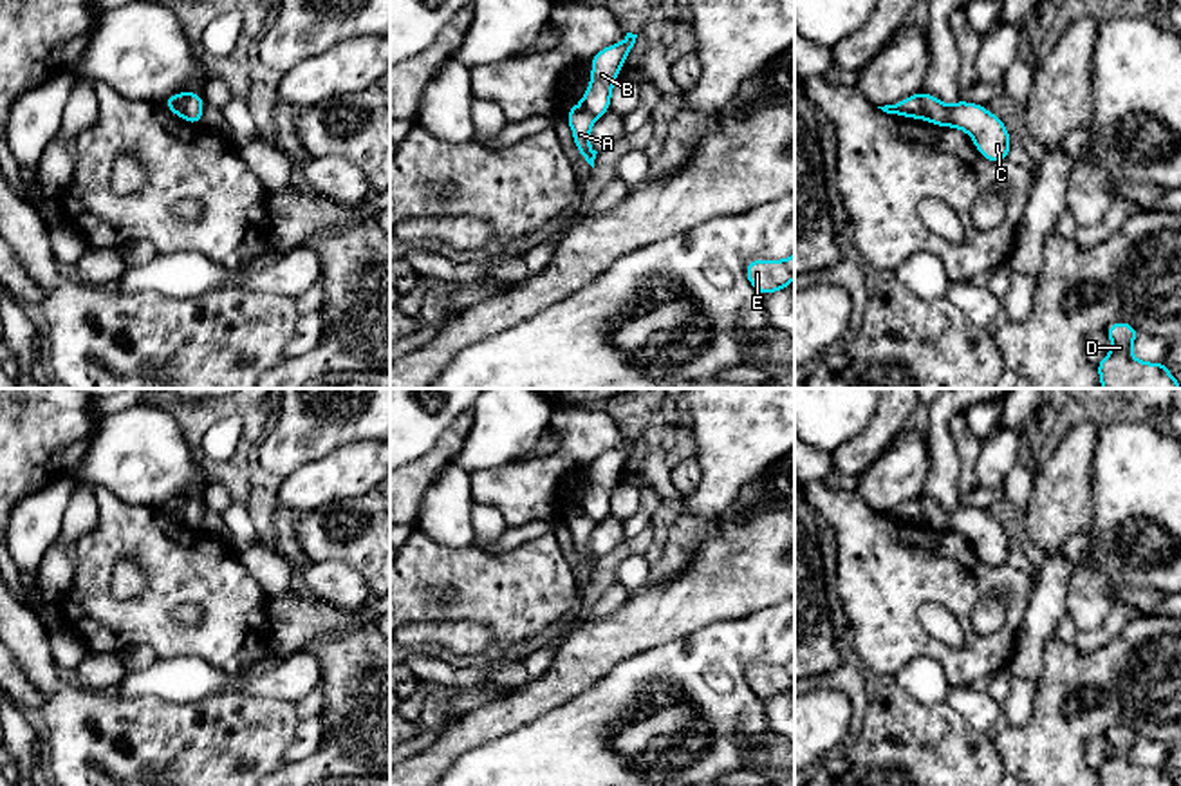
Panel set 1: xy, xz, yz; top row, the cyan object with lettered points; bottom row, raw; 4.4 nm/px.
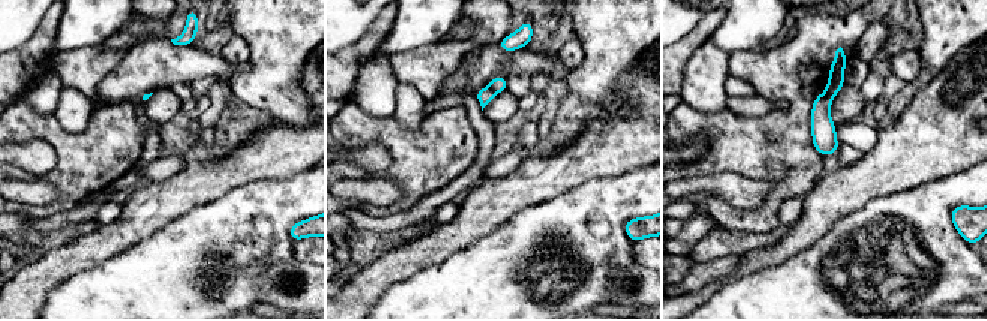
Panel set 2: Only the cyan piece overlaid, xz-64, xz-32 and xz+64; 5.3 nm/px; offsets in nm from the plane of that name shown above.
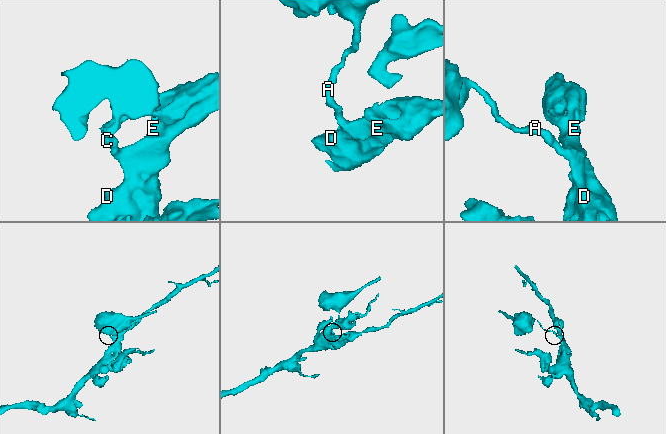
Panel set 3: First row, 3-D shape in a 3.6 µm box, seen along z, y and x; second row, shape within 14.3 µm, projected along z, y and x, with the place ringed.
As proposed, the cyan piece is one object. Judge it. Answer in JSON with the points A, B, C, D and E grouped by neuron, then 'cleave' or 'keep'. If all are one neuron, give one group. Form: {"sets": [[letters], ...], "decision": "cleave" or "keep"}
{"sets": [["A", "C", "D", "E"], ["B"]], "decision": "cleave"}

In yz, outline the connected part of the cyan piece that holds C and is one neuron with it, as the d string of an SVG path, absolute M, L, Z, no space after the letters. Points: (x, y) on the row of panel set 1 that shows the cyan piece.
M921 92L925 116L932 125L953 126L968 132L975 148L991 163L1009 155L1009 132L1004 123L981 105L957 101L944 105L930 92Z

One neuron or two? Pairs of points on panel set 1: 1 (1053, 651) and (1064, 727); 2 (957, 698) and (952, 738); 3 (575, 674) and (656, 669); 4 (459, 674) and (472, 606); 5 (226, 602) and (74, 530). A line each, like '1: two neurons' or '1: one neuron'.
1: one neuron
2: two neurons
3: two neurons
4: two neurons
5: two neurons

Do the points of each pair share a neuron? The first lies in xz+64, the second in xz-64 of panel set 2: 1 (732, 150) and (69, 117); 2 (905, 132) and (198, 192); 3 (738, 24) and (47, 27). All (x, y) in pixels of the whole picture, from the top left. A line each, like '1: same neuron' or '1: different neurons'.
1: different neurons
2: same neuron
3: different neurons

